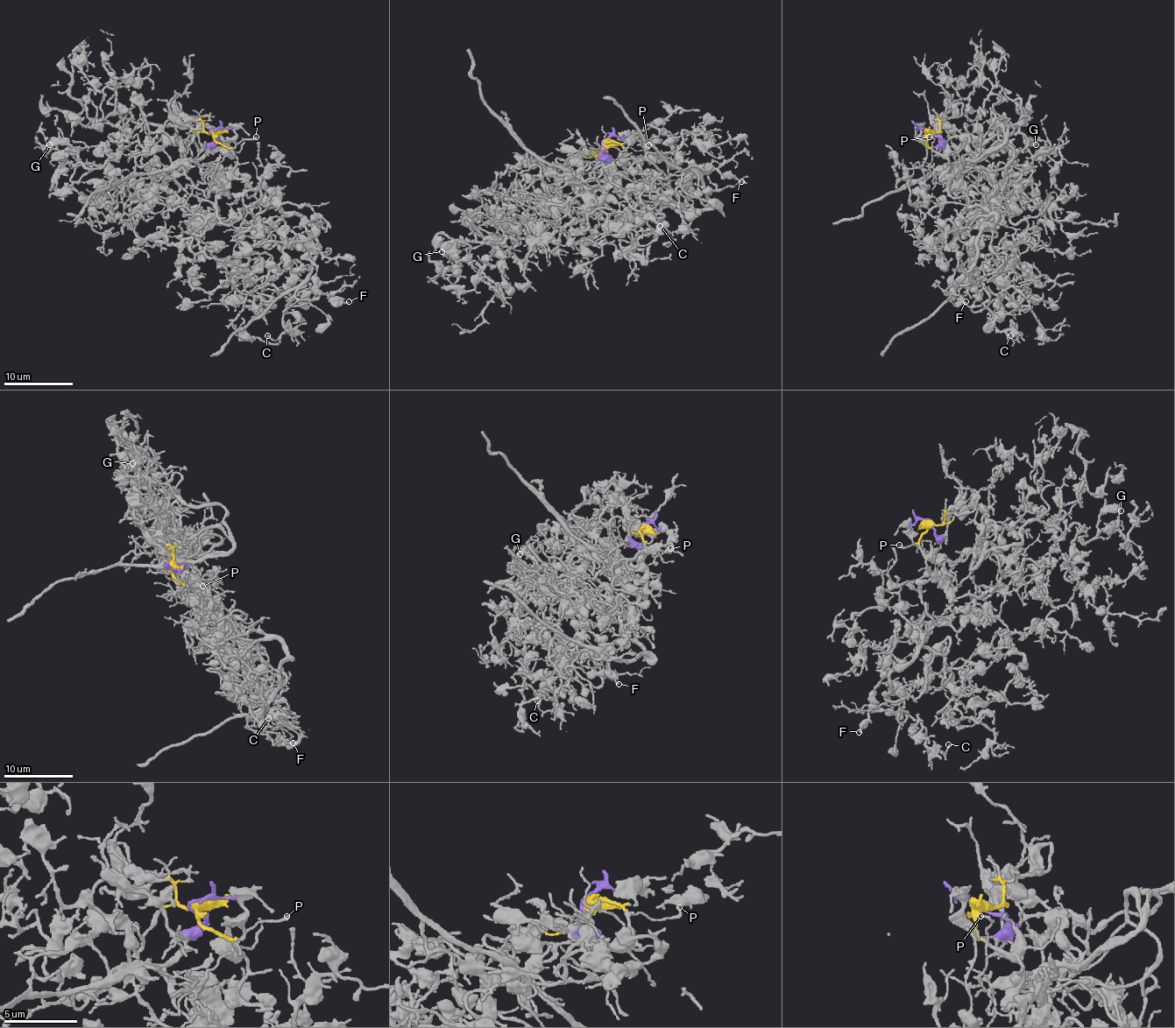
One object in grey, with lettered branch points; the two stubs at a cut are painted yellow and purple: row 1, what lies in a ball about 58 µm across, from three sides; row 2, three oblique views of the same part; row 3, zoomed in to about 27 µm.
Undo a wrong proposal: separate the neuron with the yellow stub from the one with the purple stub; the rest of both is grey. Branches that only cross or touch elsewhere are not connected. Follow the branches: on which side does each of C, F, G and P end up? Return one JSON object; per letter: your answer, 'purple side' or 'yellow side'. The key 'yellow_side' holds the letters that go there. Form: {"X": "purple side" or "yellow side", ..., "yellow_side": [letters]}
{"C": "yellow side", "F": "yellow side", "G": "purple side", "P": "yellow side", "yellow_side": ["C", "F", "P"]}

